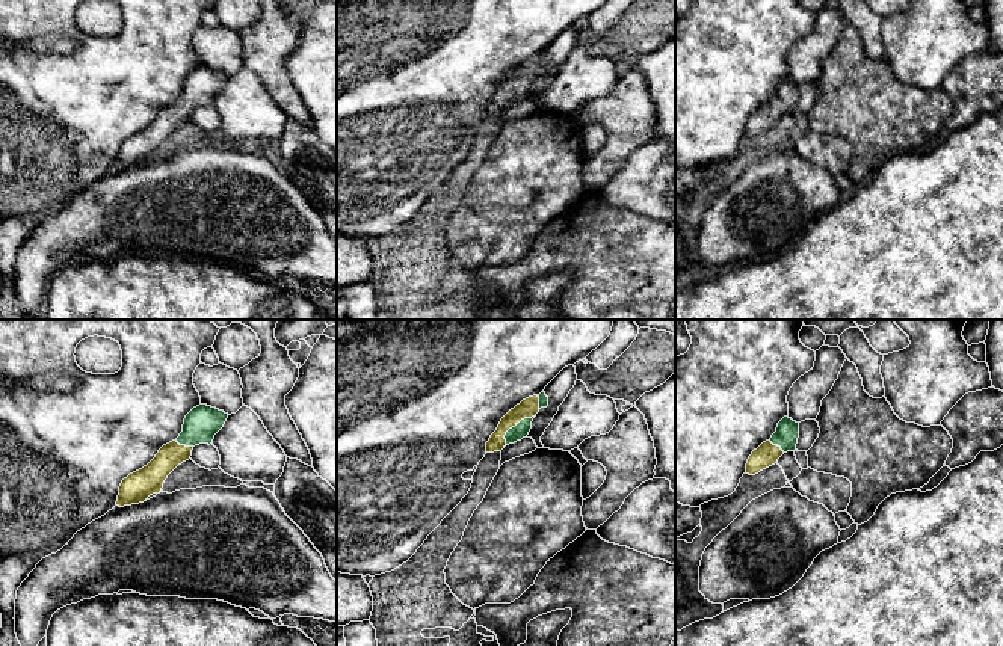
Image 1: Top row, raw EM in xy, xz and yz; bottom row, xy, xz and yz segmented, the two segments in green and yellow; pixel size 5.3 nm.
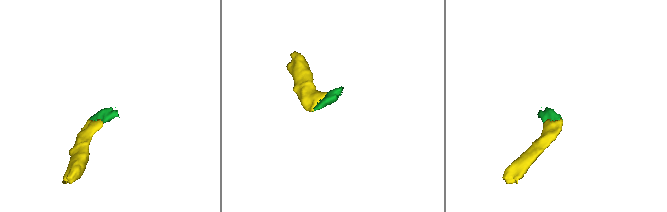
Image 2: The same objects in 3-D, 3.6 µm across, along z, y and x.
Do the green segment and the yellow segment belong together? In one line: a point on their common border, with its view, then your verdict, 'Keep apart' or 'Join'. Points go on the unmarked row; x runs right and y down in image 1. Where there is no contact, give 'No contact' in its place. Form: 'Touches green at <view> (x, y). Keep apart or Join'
Touches green at xz (515, 88). Join

